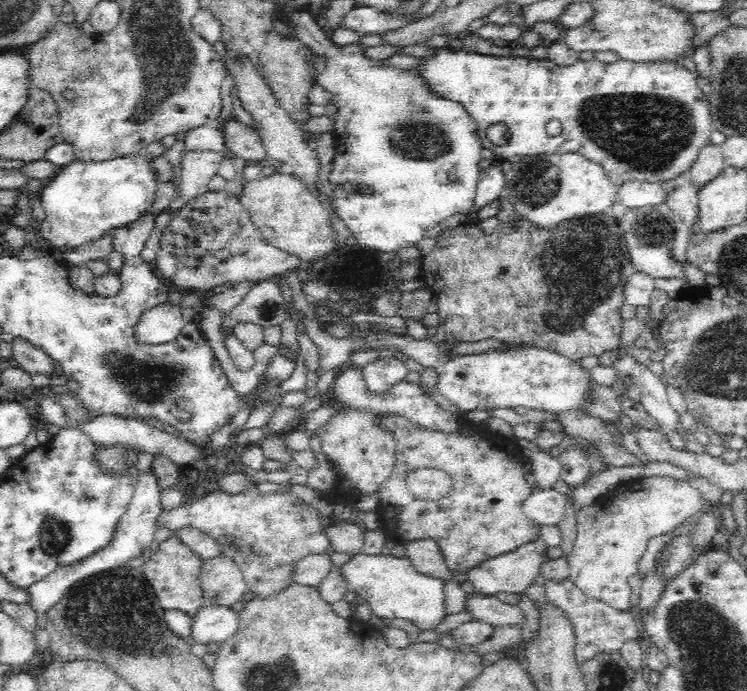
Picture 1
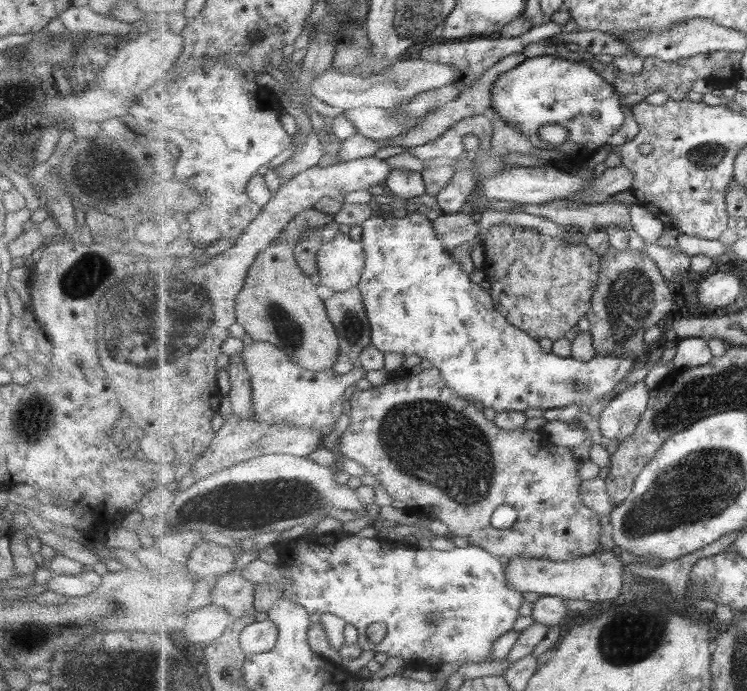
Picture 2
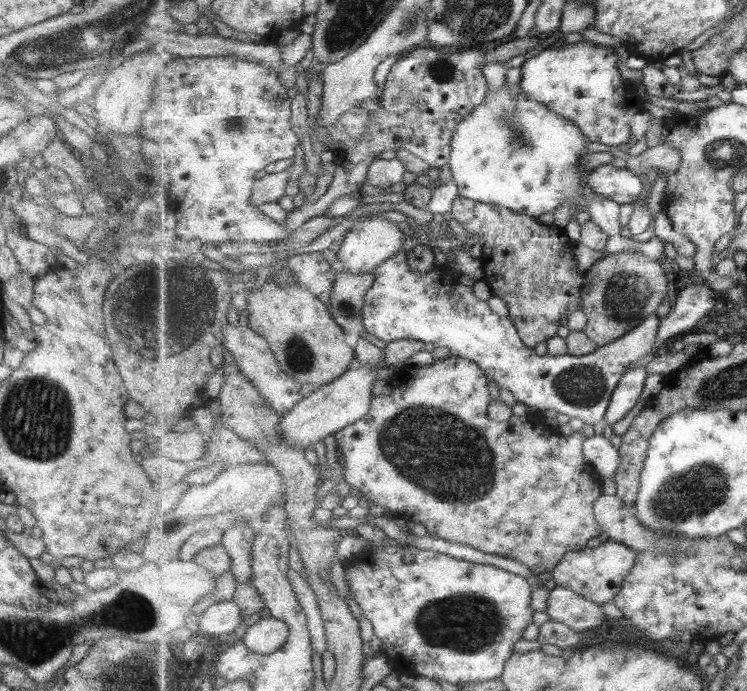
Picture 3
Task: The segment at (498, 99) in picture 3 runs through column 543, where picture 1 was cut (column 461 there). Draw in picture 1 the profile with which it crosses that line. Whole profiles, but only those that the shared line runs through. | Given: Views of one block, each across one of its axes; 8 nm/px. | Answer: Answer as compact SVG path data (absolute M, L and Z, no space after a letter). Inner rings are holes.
M296 10L287 11L284 14L287 14L290 22L292 22L296 39L308 45L314 54L320 57L323 56L324 70L318 74L317 83L324 90L330 92L330 95L336 97L337 114L332 118L335 122L332 134L334 135L337 148L332 164L332 171L329 175L330 186L334 186L331 208L337 214L337 217L346 224L350 231L350 236L356 238L354 244L368 246L368 248L374 248L374 250L380 250L380 252L398 252L402 248L415 246L424 238L424 233L427 230L438 226L444 220L448 220L450 216L470 213L470 208L473 208L477 184L480 180L481 170L478 164L482 160L480 152L482 152L483 145L477 133L477 123L472 119L472 115L468 114L468 111L464 109L464 106L451 99L444 98L442 95L438 95L436 91L432 91L430 82L427 82L427 78L424 78L423 74L418 74L417 71L398 70L398 68L393 68L392 66L384 66L384 64L380 63L380 59L367 58L364 55L363 46L359 43L352 43L343 47L338 46L336 48L333 42L329 43L329 33L324 29L322 23L316 21L309 12ZM346 183L351 183L356 189L359 187L369 188L371 193L363 194L358 190L348 193L342 187Z

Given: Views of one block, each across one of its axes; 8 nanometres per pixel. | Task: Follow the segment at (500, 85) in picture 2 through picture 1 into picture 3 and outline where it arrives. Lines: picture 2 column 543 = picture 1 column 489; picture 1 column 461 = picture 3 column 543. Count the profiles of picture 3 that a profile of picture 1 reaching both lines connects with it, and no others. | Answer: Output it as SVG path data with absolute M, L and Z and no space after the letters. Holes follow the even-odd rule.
M574 37L570 39L566 47L545 48L539 54L535 54L521 66L520 85L528 97L536 102L545 104L552 112L564 116L575 122L590 142L602 143L608 147L627 145L631 139L631 120L635 114L645 110L627 110L631 104L643 100L631 90L627 90L621 72L619 72L619 60L625 55L613 47L598 45L595 42L585 41Z

